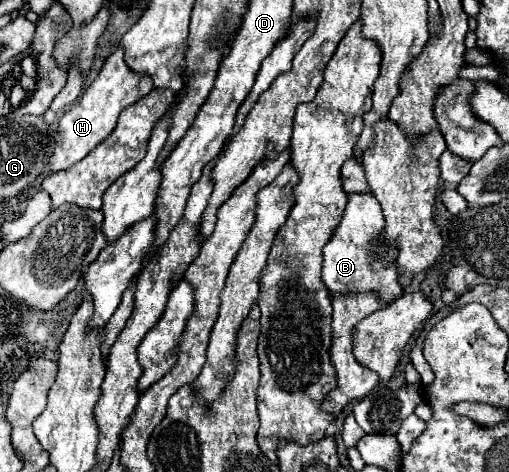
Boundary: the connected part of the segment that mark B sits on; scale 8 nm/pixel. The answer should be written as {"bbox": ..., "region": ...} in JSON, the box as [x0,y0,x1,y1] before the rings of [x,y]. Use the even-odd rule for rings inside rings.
{"bbox":[322,194,402,304],"region":[[[350,194],[346,212],[334,230],[330,242],[324,246],[324,262],[322,262],[322,280],[330,292],[334,294],[364,294],[364,292],[376,292],[380,300],[386,304],[392,304],[396,298],[400,298],[402,288],[396,282],[396,268],[388,266],[380,272],[370,270],[372,260],[372,244],[378,240],[380,230],[384,226],[384,216],[380,212],[380,204],[376,204],[376,198],[372,194]]]}

